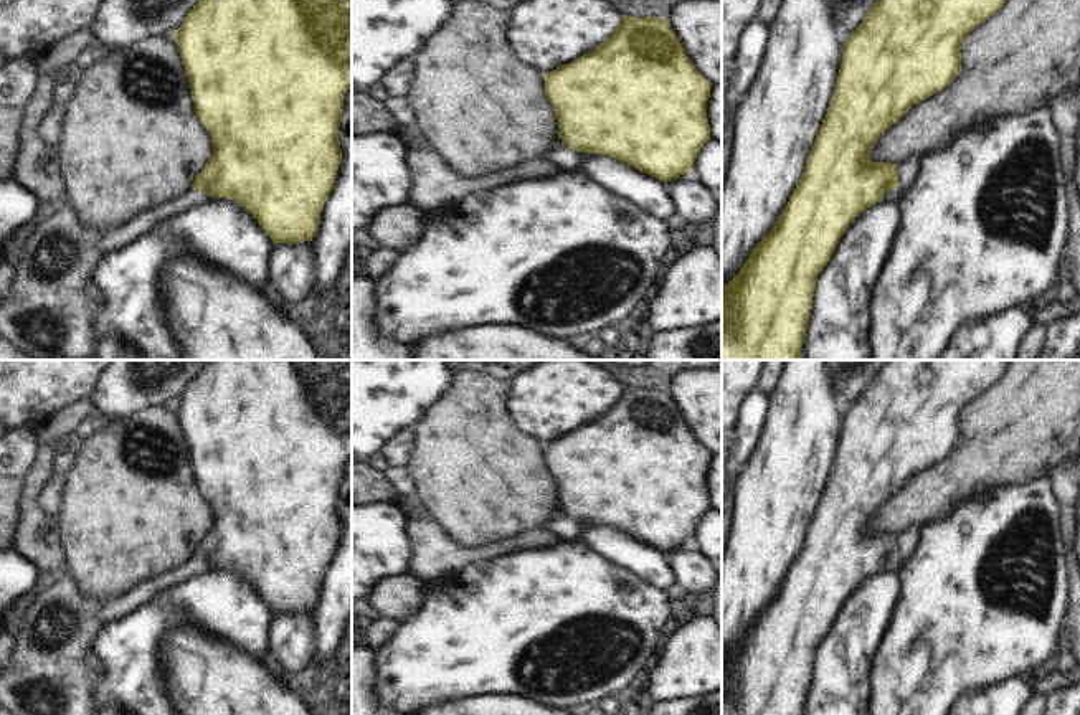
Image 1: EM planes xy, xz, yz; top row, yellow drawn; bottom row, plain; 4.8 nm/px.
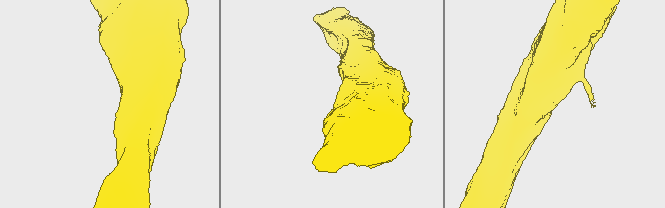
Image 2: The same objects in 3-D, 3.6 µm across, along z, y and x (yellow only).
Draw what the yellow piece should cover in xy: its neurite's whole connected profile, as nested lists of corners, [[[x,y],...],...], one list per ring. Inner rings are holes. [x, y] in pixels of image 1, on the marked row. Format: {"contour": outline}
{"contour": [[[200,0],[173,40],[192,86],[195,114],[211,135],[213,154],[190,188],[106,230],[96,241],[97,251],[117,249],[180,210],[213,198],[244,206],[274,244],[312,241],[342,162],[337,132],[352,88],[352,0]]]}

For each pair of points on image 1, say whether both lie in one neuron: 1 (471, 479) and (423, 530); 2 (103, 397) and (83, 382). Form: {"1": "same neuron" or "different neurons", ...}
{"1": "different neurons", "2": "different neurons"}

